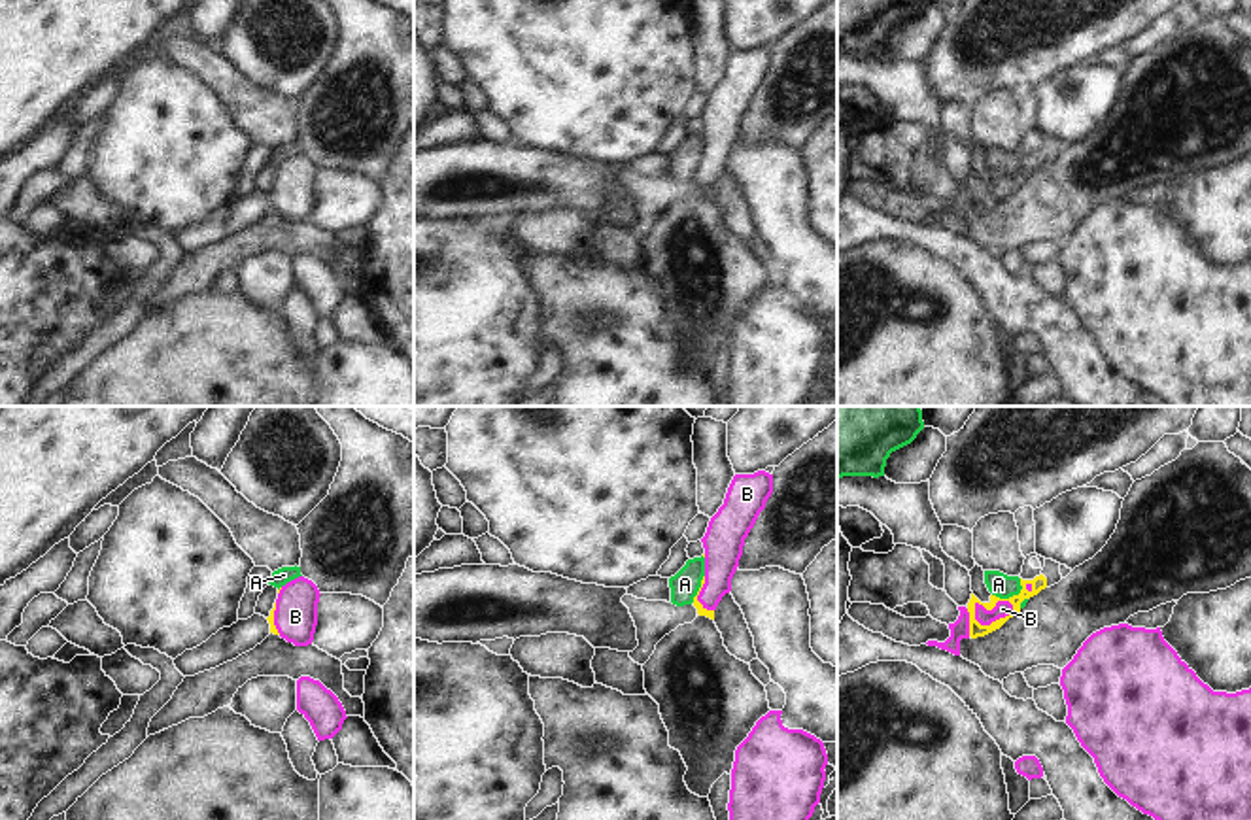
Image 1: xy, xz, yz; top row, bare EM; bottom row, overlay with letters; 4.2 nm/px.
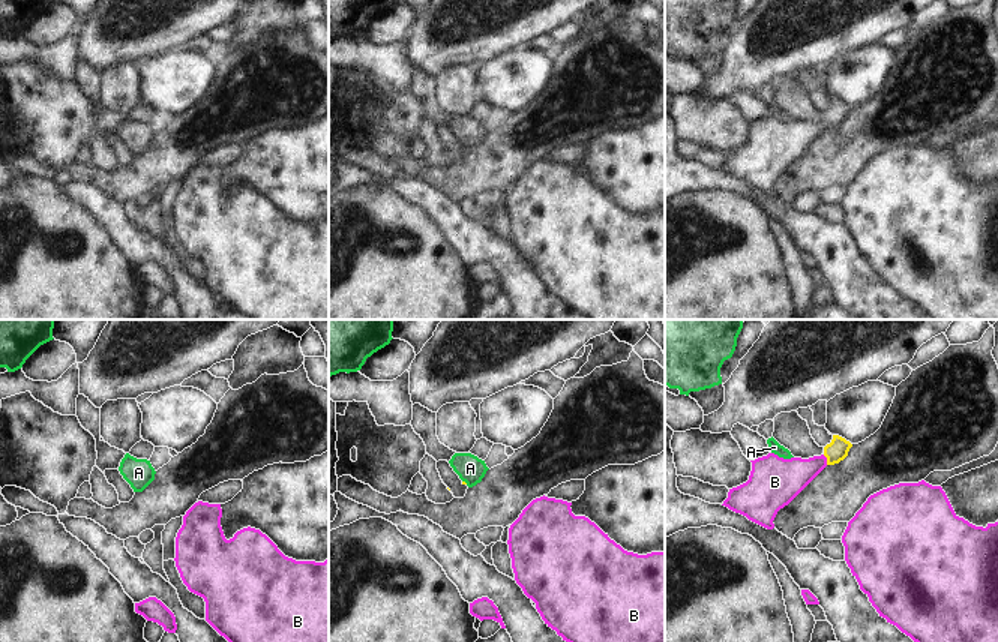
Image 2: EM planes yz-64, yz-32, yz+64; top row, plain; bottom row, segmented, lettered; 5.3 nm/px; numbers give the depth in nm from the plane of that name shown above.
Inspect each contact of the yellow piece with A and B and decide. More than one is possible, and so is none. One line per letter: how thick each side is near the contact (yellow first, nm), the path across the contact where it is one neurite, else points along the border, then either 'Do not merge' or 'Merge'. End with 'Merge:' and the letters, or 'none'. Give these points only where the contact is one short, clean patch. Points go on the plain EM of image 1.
A: Thickness 60 nm (yellow) against 100 nm. Boundary: yz (1021, 155), (1017, 170), (1008, 174), (993, 172). Do not merge
B: Thickness 60 nm (yellow) against 70 nm. Path across: yz (1040, 159), (1008, 191), (996, 197), (1002, 186). Merge
Merge: B.

